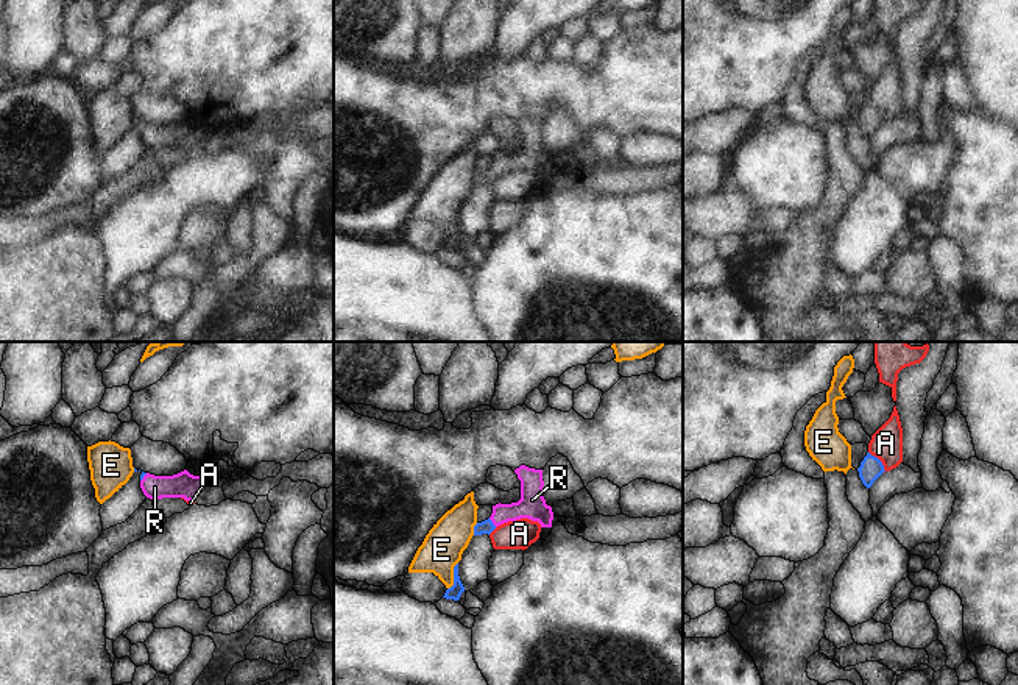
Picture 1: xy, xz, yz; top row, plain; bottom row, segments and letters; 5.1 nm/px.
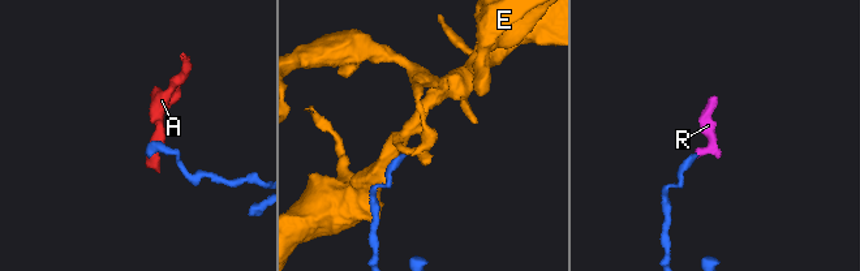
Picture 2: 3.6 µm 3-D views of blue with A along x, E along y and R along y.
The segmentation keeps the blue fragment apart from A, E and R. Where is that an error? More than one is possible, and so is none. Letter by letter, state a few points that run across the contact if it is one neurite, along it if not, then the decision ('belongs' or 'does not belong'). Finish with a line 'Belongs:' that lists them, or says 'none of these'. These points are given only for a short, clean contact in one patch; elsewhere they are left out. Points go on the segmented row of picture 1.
A: yz (869, 451), (881, 462), (884, 472) | does not belong
E: xz (457, 562), (452, 571), (452, 584), (448, 589) | does not belong
R: xz (487, 526), (491, 523), (504, 512), (532, 504) | belongs
Belongs: R

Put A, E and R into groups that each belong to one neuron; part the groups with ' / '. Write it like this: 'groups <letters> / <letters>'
groups A / E / R

